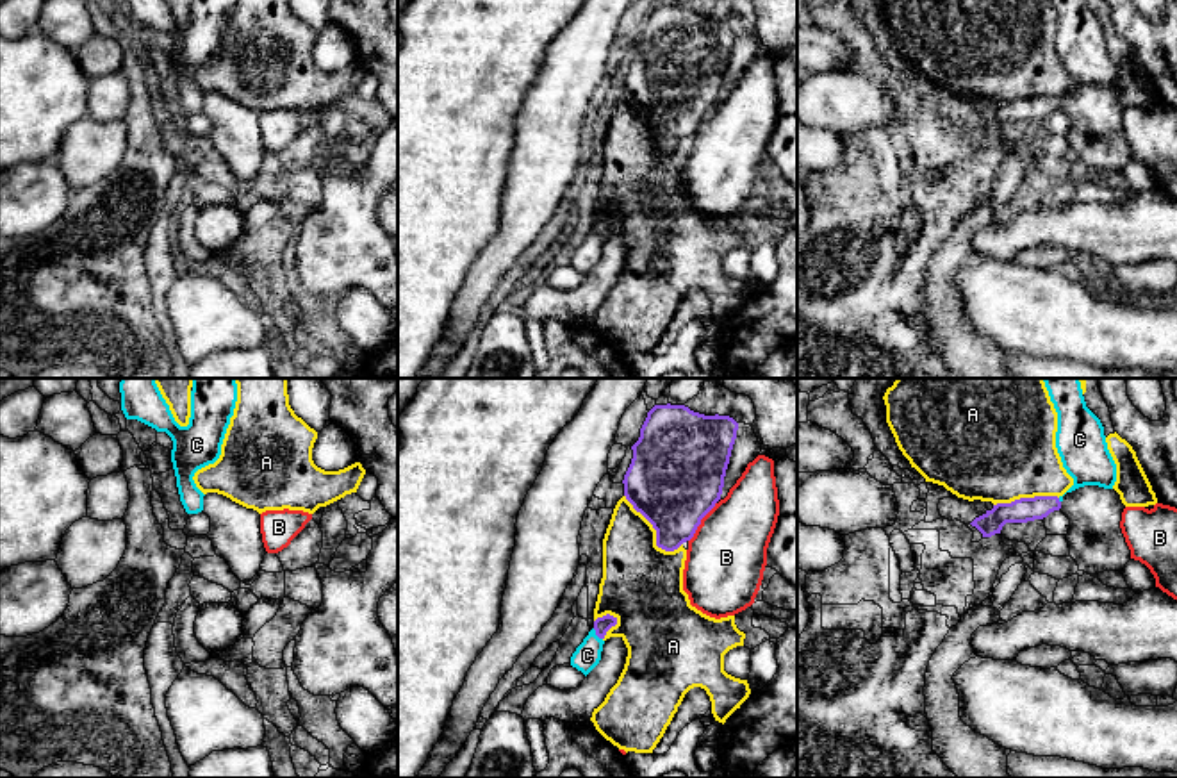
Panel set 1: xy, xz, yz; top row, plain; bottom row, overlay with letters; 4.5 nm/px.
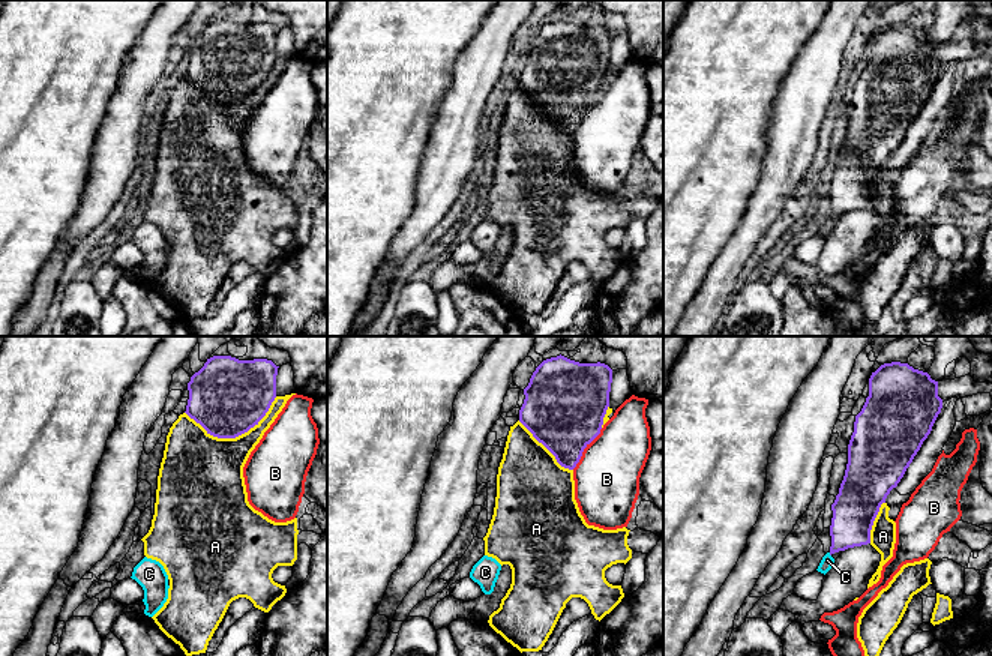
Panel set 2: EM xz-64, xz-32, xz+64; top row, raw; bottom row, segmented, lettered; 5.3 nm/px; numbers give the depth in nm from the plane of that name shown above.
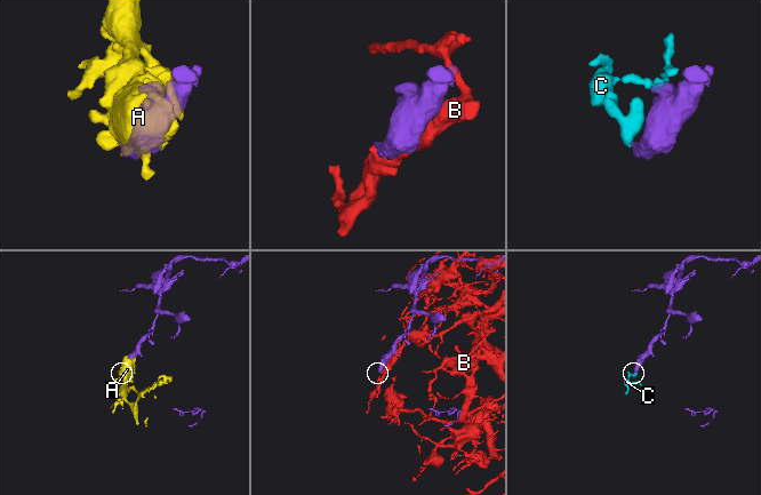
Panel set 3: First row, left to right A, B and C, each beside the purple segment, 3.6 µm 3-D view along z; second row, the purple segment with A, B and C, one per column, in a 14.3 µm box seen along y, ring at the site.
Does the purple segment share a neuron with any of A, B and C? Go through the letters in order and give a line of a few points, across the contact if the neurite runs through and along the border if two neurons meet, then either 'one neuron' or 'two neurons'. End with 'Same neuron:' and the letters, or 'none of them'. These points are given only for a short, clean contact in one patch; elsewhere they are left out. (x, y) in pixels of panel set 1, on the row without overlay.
A: two neurons
B: two neurons
C: line xz (601, 225), (596, 234), (587, 256); one neuron
Same neuron: C

